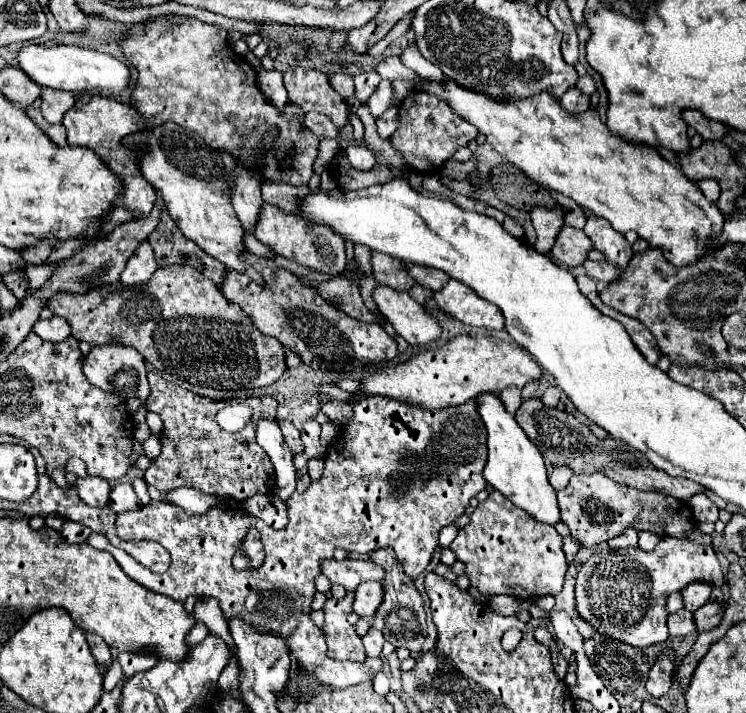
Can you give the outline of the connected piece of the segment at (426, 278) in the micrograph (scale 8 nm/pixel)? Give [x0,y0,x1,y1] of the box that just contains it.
[407,265,451,291]

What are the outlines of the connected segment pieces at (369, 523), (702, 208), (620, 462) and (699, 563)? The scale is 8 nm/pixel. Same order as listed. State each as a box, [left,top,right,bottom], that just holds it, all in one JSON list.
[[87,395,487,689],[377,57,727,267],[515,399,705,501],[577,537,725,649]]

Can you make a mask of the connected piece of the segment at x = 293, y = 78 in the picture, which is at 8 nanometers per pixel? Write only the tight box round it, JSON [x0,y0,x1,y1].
[283,67,347,129]

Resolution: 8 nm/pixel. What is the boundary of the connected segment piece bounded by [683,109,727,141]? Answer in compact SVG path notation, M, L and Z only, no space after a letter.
M691 109L683 111L683 119L687 125L691 125L703 137L703 141L719 141L727 135L727 127L723 123L707 119L699 111L691 111Z

